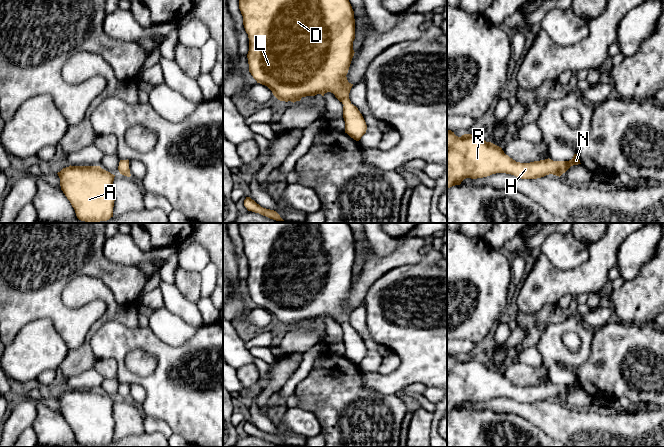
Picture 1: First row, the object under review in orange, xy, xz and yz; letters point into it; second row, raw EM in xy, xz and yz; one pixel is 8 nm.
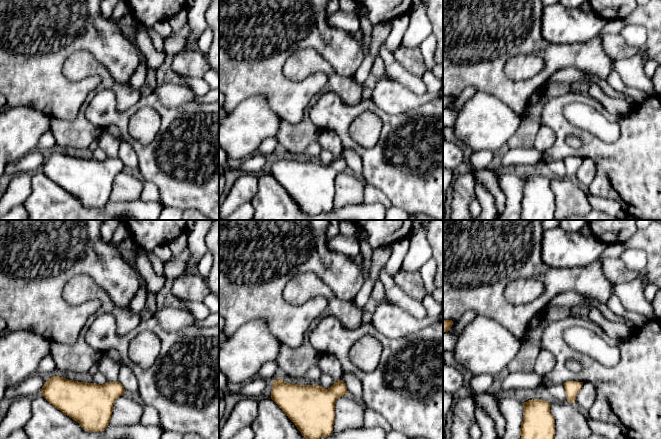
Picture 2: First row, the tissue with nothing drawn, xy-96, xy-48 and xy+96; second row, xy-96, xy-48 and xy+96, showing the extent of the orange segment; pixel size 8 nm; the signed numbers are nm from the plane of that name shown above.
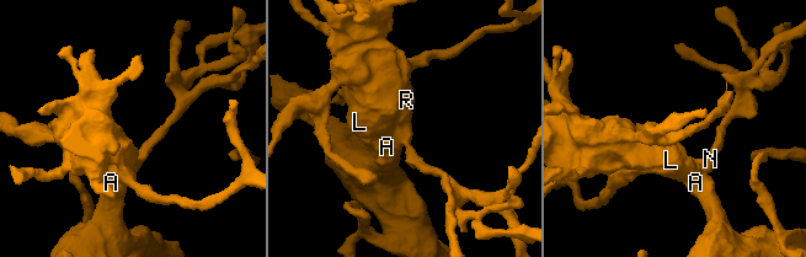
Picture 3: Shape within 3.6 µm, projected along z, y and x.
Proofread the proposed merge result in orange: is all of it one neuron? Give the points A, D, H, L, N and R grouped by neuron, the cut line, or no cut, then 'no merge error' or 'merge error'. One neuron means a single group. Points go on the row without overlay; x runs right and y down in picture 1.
A D H L N R; no cut; no merge error

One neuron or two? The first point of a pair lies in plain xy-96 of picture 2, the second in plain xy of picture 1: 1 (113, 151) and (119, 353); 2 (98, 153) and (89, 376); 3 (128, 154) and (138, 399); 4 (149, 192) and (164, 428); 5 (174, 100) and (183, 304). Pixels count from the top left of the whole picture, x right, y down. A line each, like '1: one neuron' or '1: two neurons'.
1: two neurons
2: two neurons
3: one neuron
4: one neuron
5: two neurons

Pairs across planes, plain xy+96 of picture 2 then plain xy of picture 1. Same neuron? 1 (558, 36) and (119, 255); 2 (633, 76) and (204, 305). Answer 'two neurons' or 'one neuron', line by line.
1: one neuron
2: one neuron

